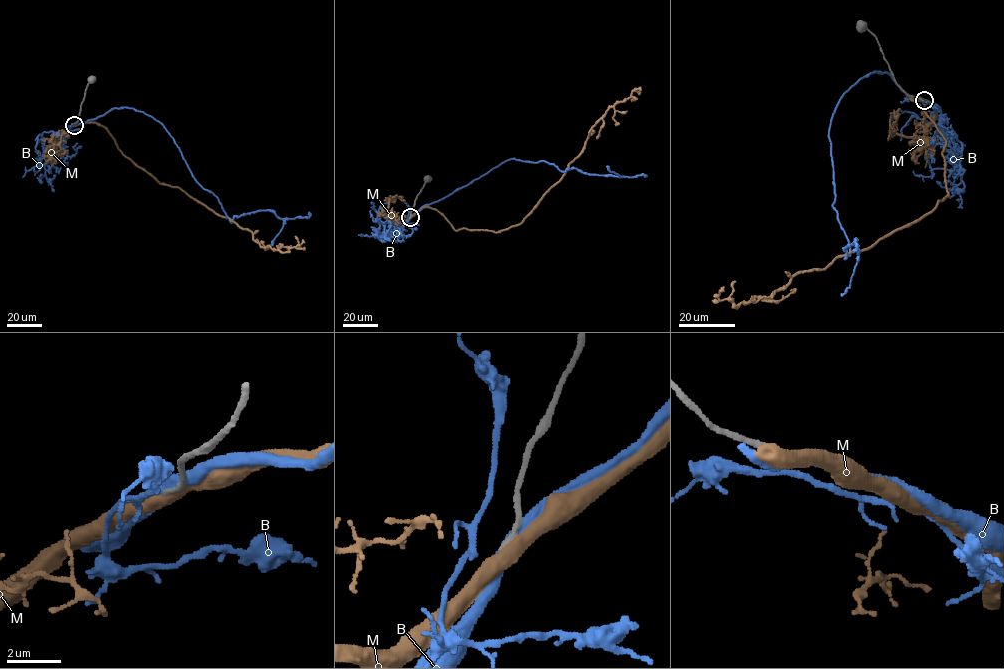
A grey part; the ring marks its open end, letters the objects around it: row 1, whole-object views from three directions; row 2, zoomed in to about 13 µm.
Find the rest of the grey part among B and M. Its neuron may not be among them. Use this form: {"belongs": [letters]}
{"belongs": ["B"]}

